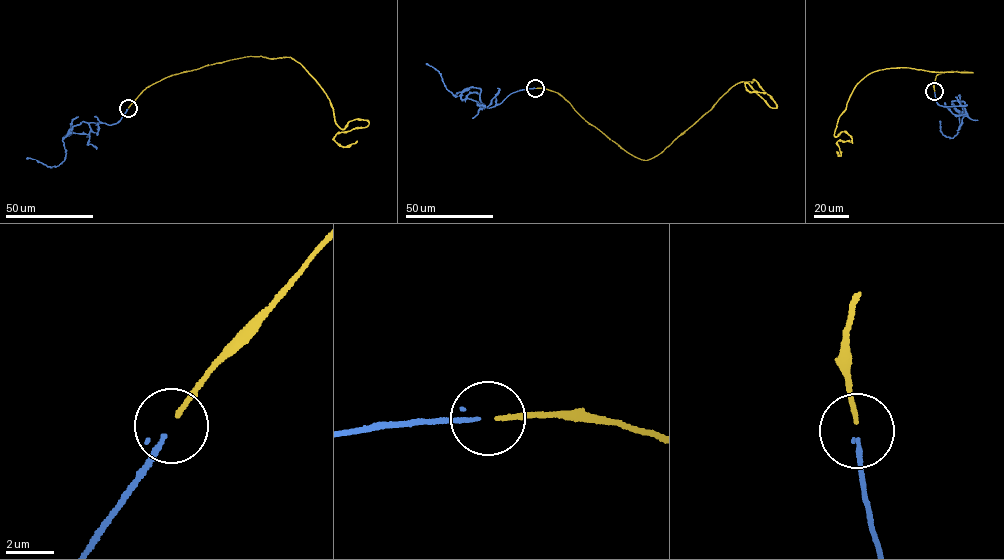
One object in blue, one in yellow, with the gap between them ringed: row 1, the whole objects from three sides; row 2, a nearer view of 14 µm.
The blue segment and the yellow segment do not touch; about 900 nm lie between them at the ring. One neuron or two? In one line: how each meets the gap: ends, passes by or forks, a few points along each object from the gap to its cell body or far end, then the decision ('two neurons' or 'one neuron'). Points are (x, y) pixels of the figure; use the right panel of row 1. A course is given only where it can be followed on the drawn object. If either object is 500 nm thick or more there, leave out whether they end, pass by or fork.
blue passes by; yellow ends there; blue runs (934, 92), (939, 104), (967, 105), (952, 101), (960, 114), (959, 128), (952, 138), (943, 135), (939, 122); yellow runs (934, 91), (939, 73), (973, 72), (869, 73), (839, 116), (834, 134), (852, 142), (837, 151); one neuron

